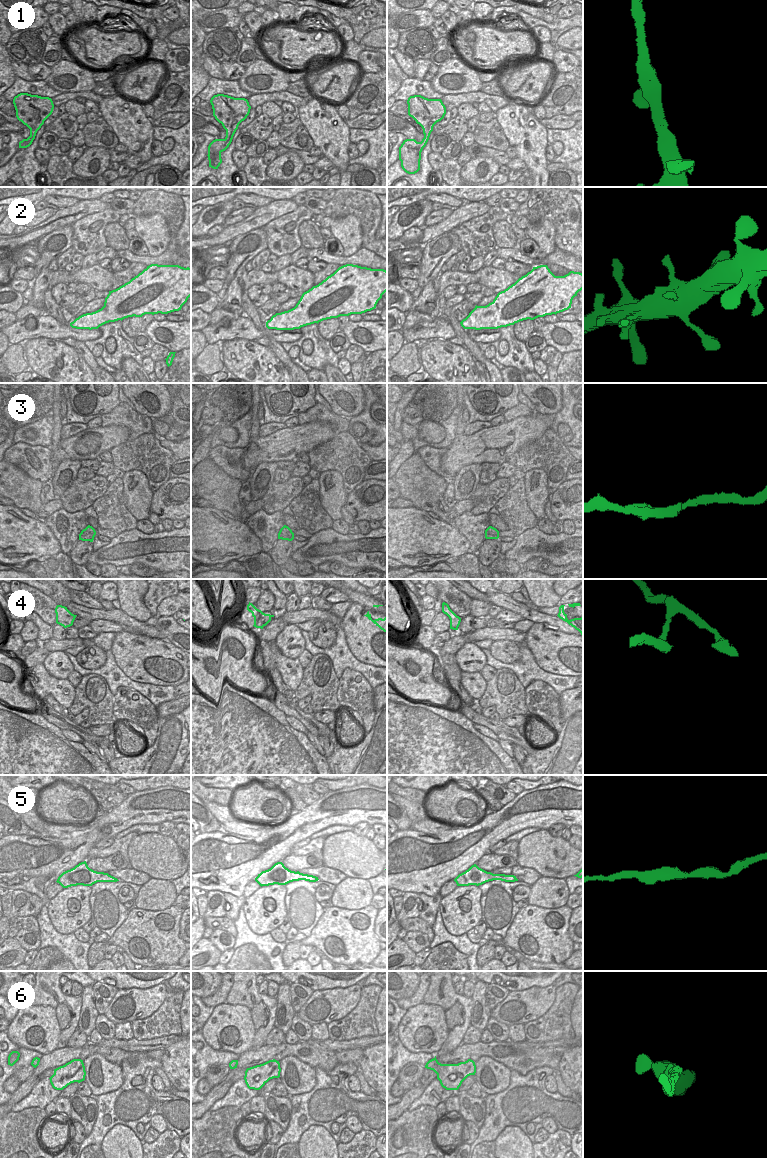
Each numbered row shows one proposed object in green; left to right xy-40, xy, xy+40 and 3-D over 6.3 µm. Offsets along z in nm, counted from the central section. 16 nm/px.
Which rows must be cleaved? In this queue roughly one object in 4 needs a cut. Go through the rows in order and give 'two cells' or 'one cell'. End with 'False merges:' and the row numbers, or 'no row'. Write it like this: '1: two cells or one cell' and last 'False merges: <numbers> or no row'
1: one cell
2: one cell
3: one cell
4: two cells
5: one cell
6: one cell
False merges: 4

